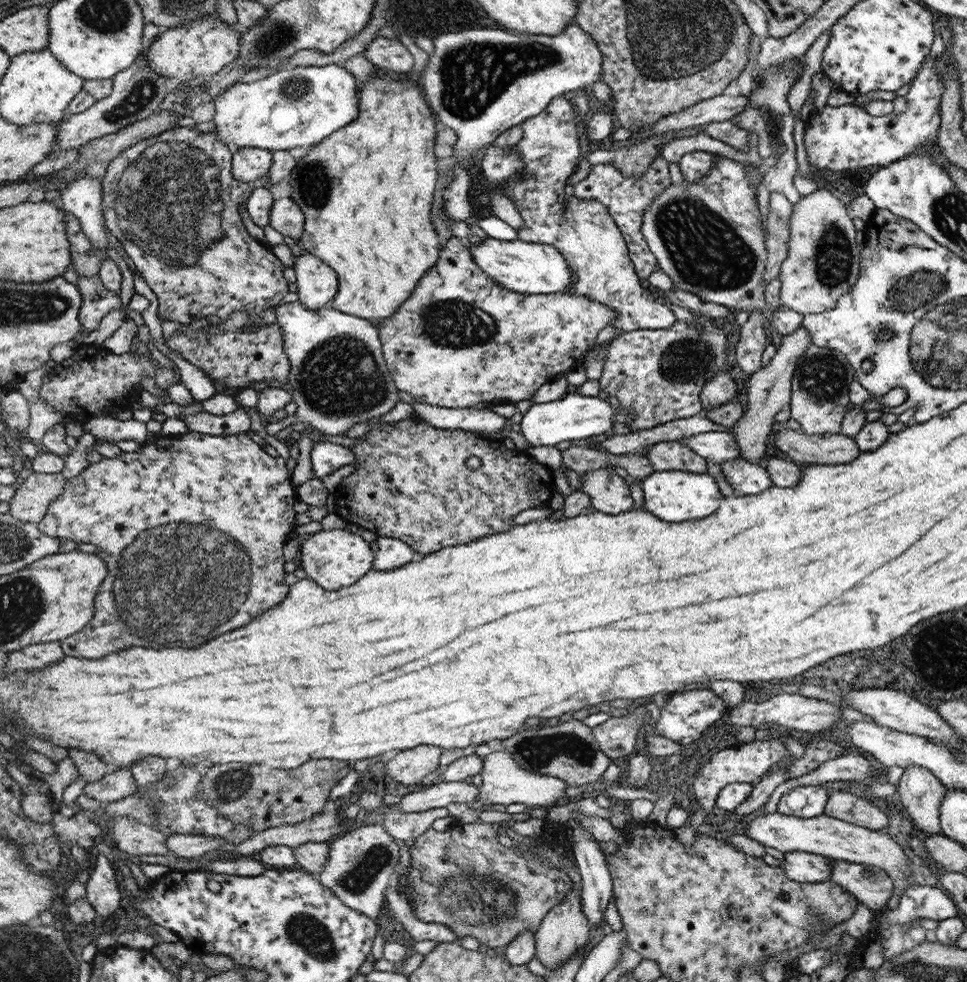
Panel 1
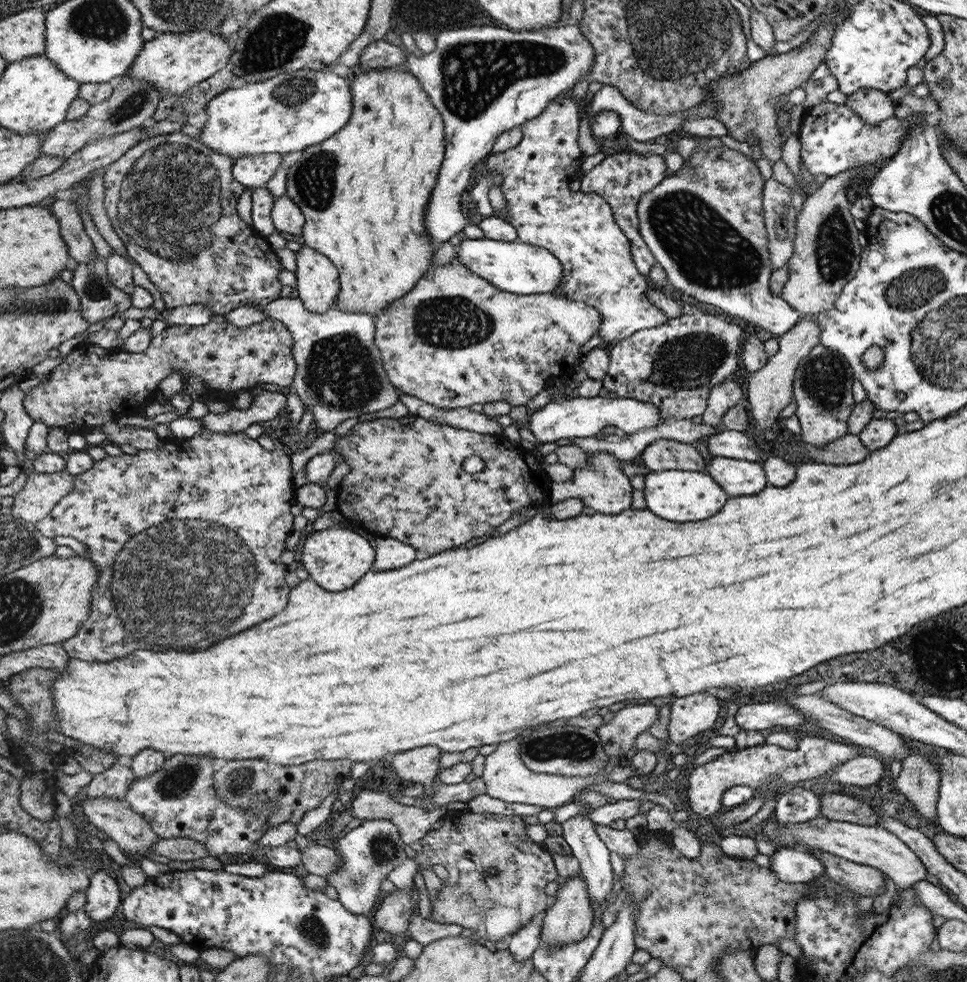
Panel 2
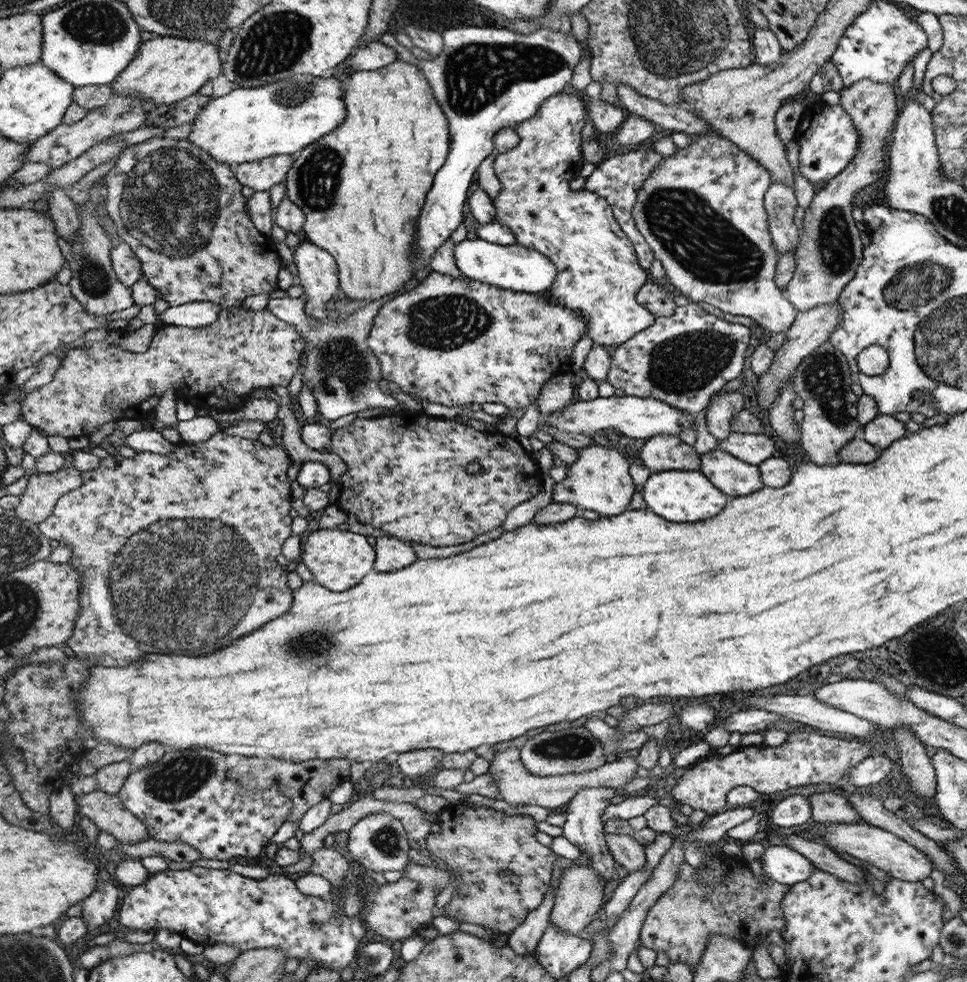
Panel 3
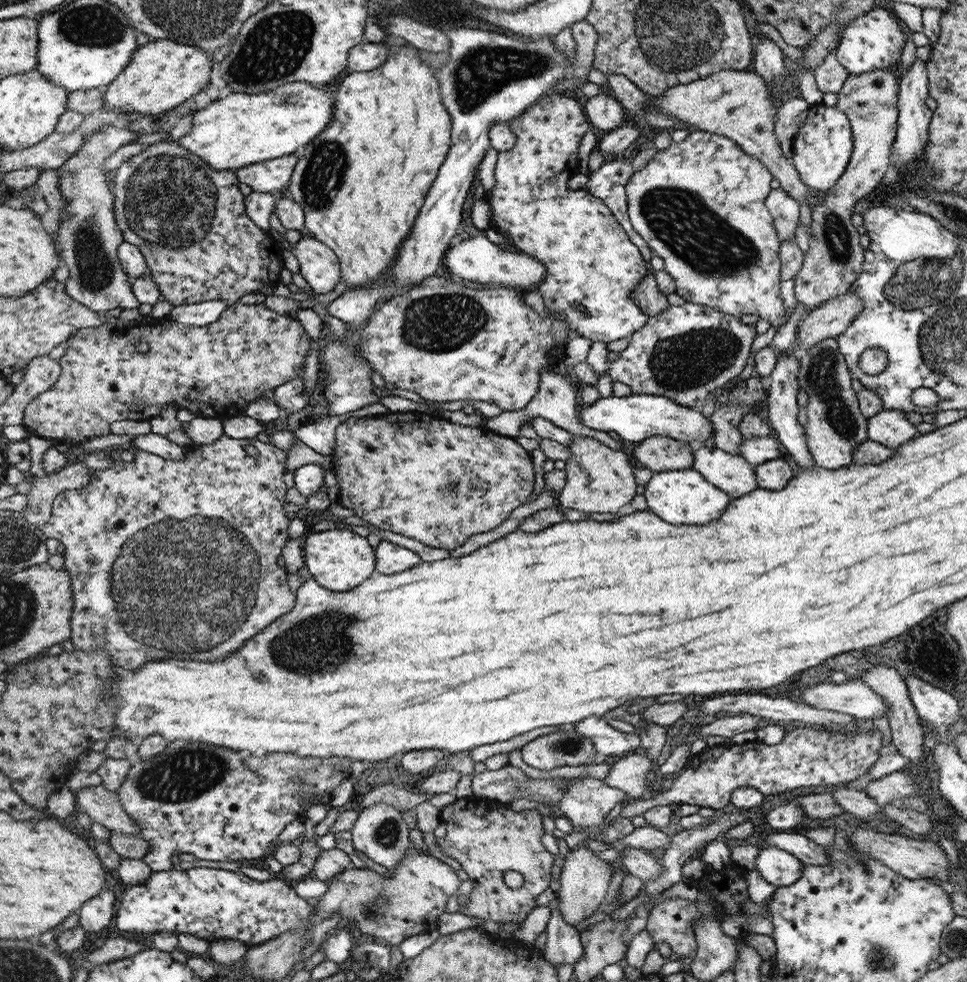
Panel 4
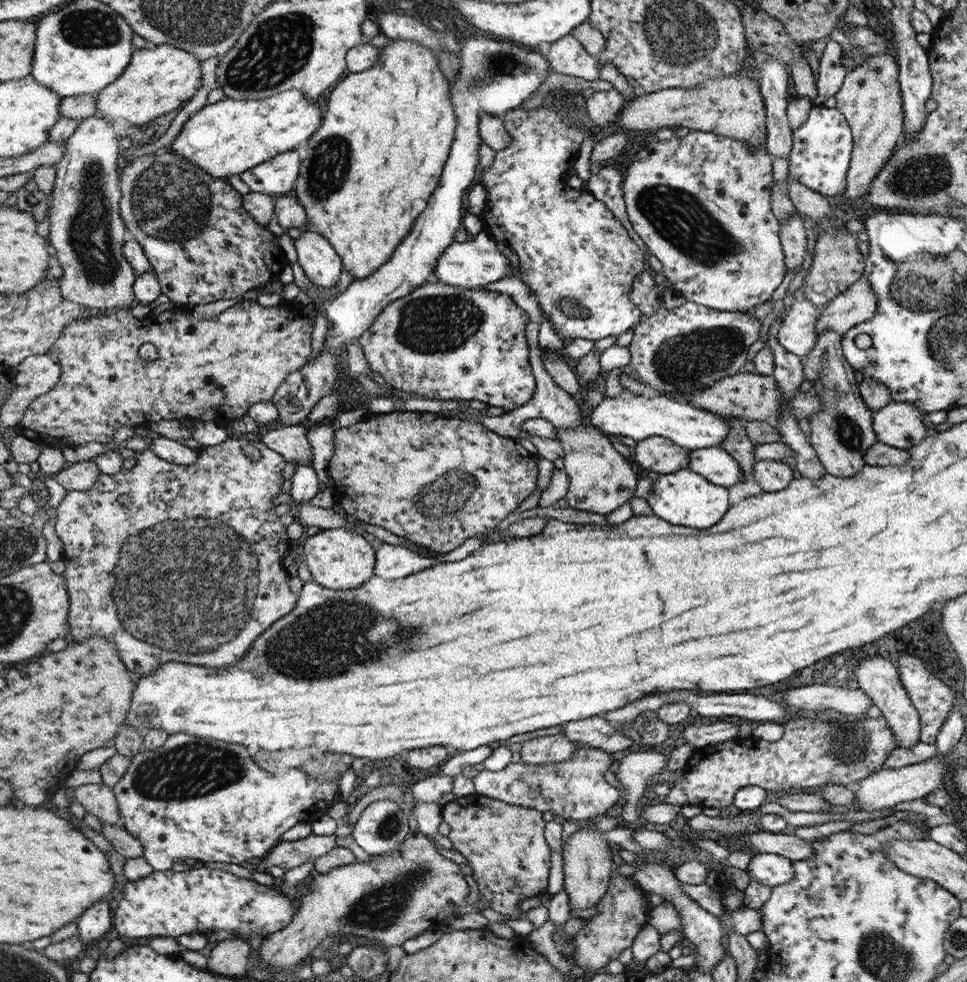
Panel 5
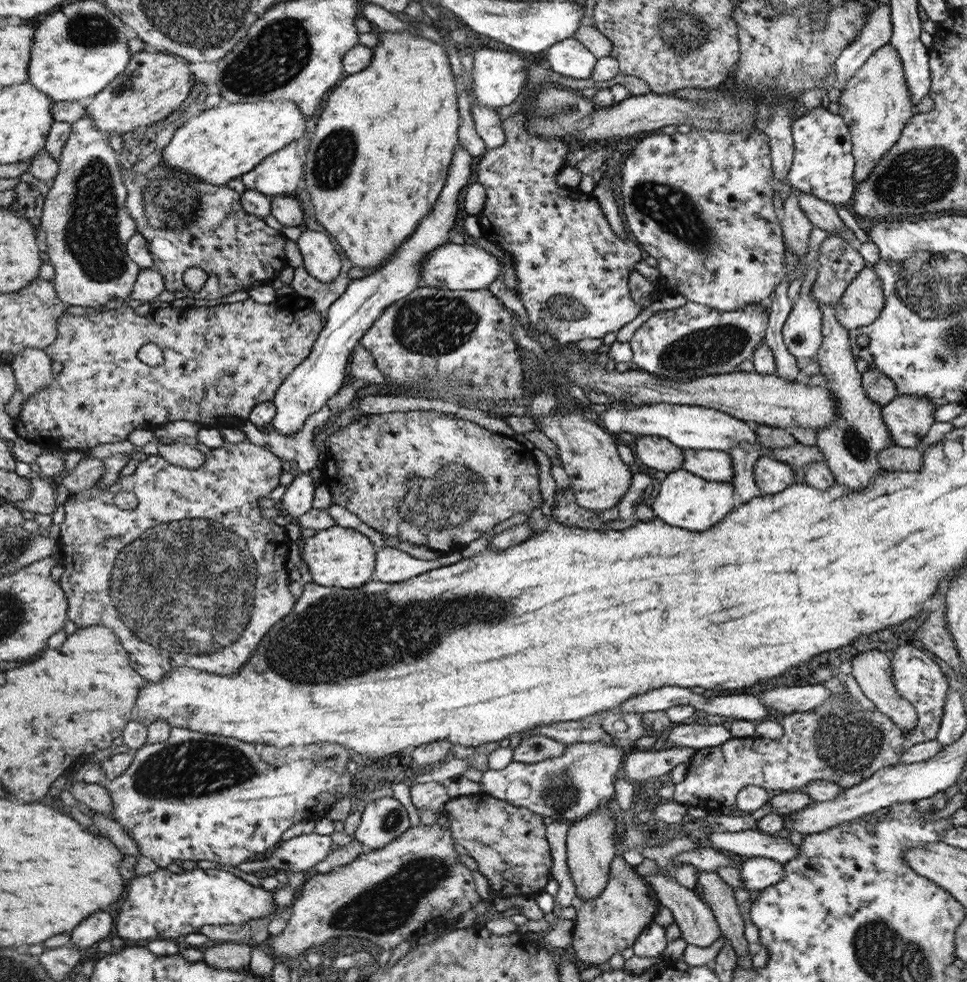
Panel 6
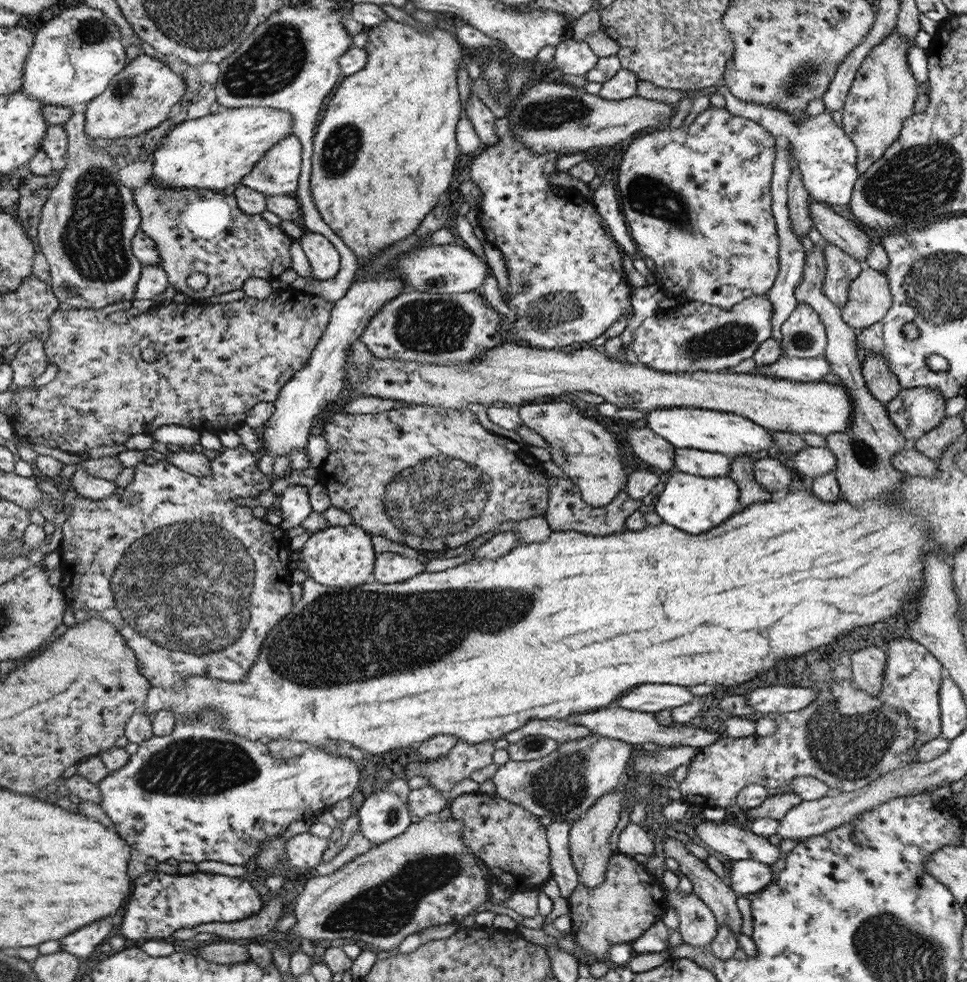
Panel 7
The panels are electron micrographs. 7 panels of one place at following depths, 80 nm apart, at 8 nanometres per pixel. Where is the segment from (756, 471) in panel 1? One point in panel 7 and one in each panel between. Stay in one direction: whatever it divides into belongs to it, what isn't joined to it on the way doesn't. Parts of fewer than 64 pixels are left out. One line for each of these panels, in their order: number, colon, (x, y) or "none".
2: (738, 477)
3: (735, 478)
4: (730, 472)
5: (716, 465)
6: (714, 465)
7: (696, 462)

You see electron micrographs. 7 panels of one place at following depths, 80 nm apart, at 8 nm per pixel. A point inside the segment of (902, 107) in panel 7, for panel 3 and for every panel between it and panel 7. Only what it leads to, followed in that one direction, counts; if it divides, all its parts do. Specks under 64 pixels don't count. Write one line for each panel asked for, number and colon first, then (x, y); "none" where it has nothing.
3: (829, 253)
4: (871, 100)
5: (870, 98)
6: (876, 104)

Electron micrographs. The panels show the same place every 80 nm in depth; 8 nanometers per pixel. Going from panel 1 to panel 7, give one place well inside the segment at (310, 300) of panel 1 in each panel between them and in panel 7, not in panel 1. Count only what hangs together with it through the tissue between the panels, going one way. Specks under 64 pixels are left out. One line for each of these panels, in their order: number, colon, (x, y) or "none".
2: (317, 276)
3: (317, 268)
4: (318, 263)
5: (318, 258)
6: (321, 260)
7: (324, 258)

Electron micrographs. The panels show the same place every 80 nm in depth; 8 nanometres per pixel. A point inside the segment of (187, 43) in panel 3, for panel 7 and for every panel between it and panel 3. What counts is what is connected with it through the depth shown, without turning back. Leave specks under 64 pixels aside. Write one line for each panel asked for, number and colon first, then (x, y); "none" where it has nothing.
4: (162, 74)
5: (160, 78)
6: (153, 85)
7: (138, 99)

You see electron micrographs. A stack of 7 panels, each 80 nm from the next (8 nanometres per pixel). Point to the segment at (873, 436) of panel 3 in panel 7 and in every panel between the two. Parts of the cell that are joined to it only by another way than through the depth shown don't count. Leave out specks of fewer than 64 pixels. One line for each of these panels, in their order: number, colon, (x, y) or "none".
4: (891, 428)
5: (899, 424)
6: (909, 418)
7: (916, 411)

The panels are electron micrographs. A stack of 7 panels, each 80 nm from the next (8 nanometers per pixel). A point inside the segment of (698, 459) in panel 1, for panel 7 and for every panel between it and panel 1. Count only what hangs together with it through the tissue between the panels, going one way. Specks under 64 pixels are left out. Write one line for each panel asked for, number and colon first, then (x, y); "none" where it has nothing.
2: (663, 454)
3: (660, 453)
4: (658, 453)
5: (659, 454)
6: (656, 453)
7: (651, 448)

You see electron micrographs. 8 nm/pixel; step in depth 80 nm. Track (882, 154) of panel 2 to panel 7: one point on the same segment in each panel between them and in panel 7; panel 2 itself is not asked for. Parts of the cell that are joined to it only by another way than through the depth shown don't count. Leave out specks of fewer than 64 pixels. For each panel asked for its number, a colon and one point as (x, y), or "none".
3: (829, 140)
4: (822, 148)
5: (820, 158)
6: (823, 164)
7: (825, 155)

